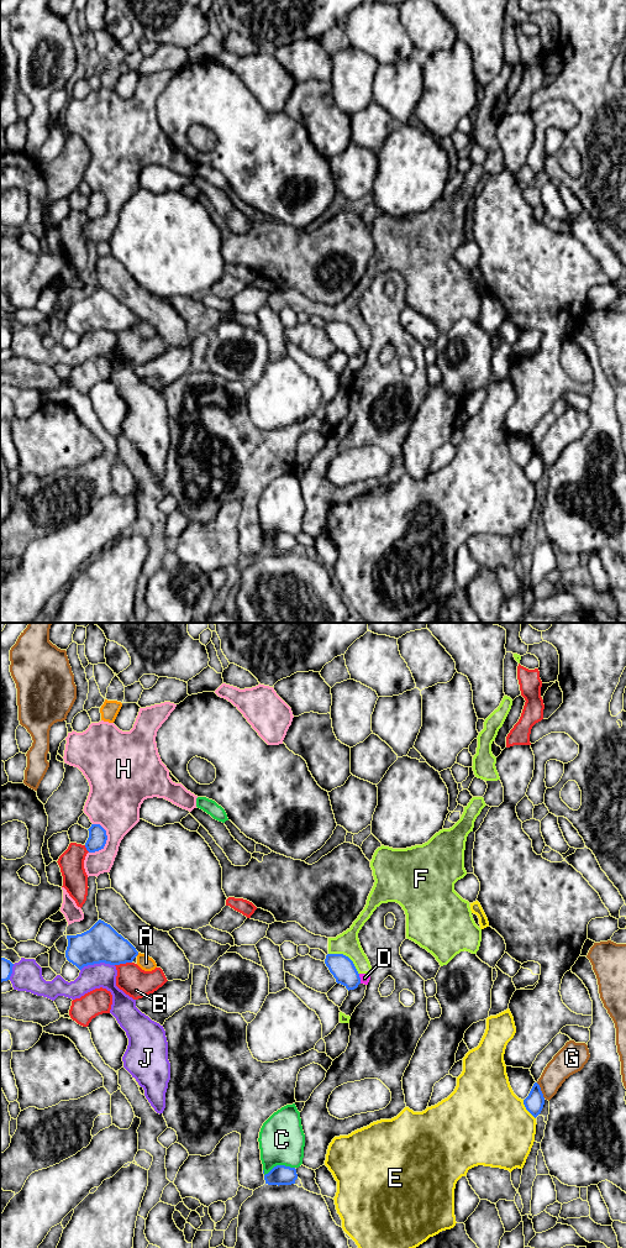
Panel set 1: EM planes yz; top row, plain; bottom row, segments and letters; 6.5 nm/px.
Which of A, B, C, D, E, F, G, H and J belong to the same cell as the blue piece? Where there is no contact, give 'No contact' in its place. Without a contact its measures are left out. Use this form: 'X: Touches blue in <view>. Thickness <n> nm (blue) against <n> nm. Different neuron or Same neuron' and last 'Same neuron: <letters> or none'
A: Touches blue in yz. Thickness 240 nm (blue) against 90 nm. Different neuron
B: Touches blue in yz. Thickness 240 nm (blue) against 190 nm. Different neuron
C: Touches blue in yz. Thickness 130 nm (blue) against 300 nm. Different neuron
D: Touches blue in yz. Thickness 160 nm (blue) against 60 nm. Different neuron
E: Touches blue in yz. Thickness 120 nm (blue) against 500 nm. Different neuron
F: Touches blue in yz. Thickness 160 nm (blue) against 150 nm. Different neuron
G: Touches blue in yz. Thickness 120 nm (blue) against 170 nm. Different neuron
H: Touches blue in yz. Thickness 120 nm (blue) against 320 nm. Different neuron
J: Touches blue in yz. Thickness 240 nm (blue) against 160 nm. Different neuron
Same neuron: none

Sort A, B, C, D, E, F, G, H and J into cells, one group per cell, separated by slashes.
A / B / C / D F / E / G / H / J

